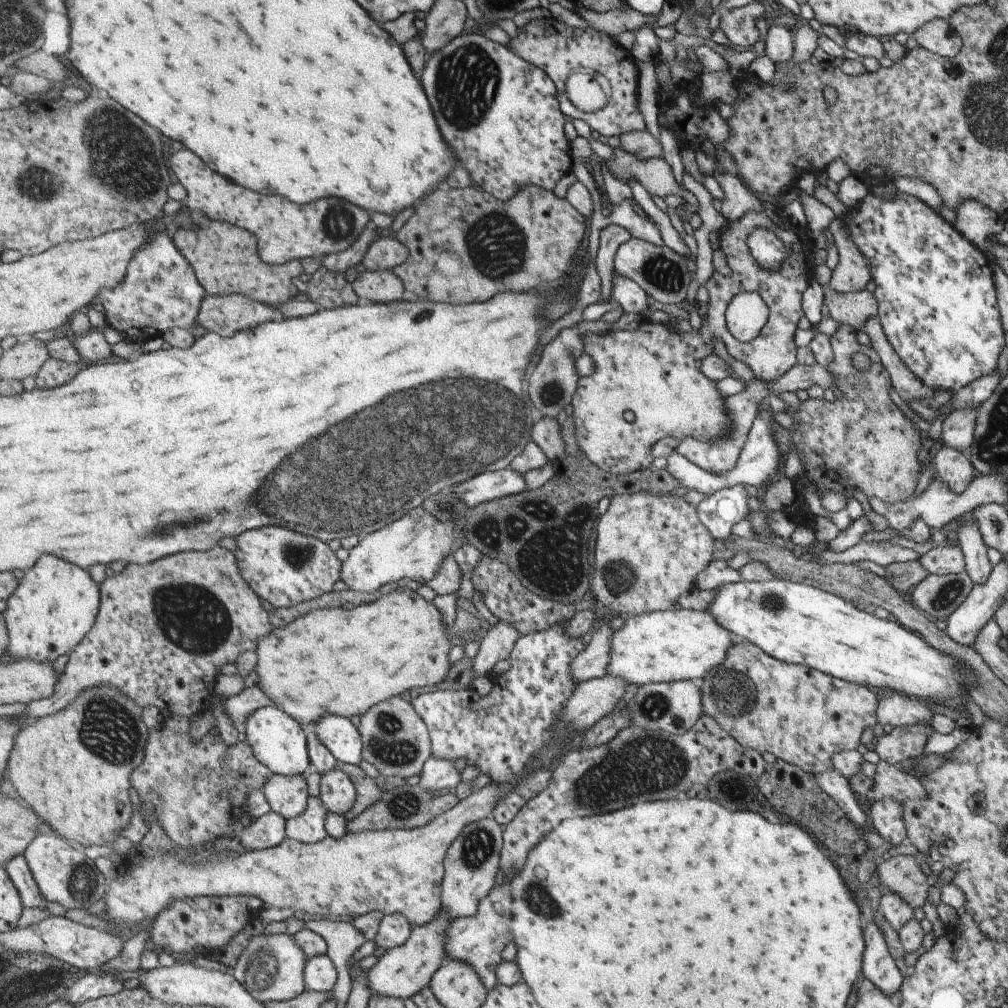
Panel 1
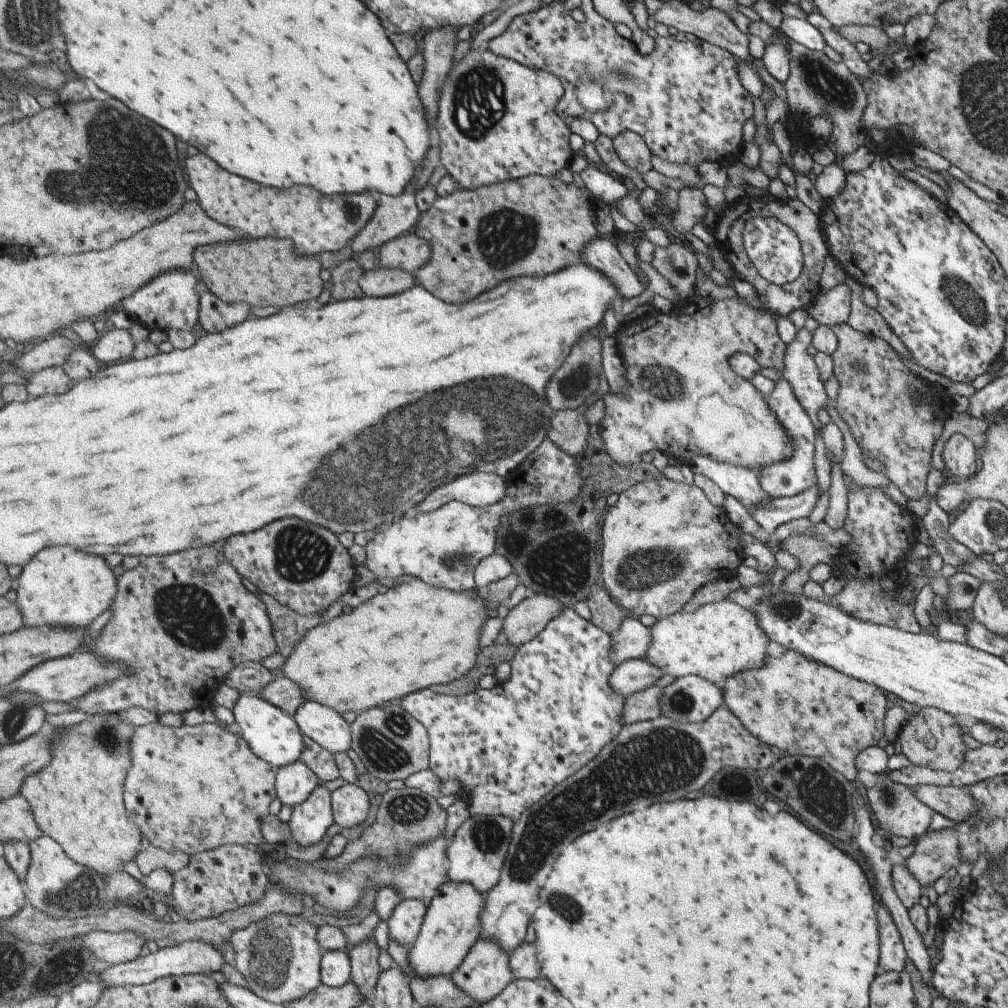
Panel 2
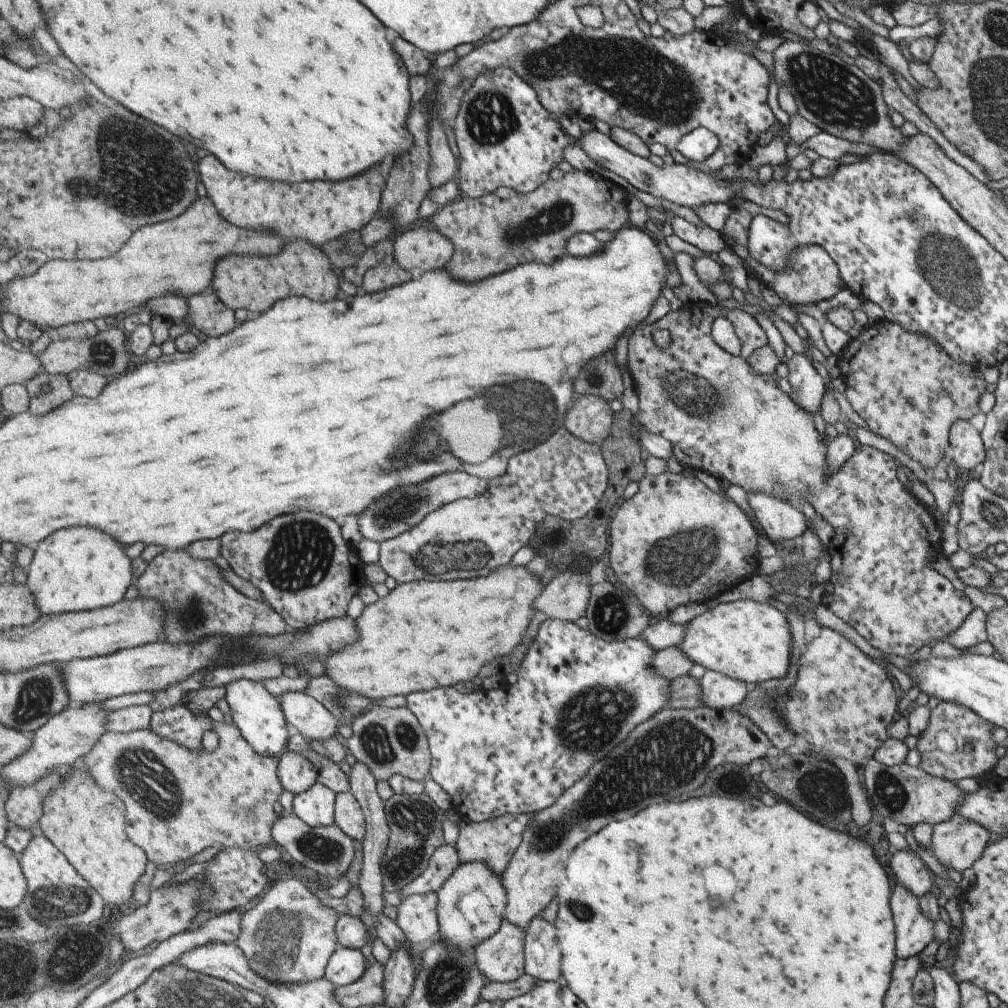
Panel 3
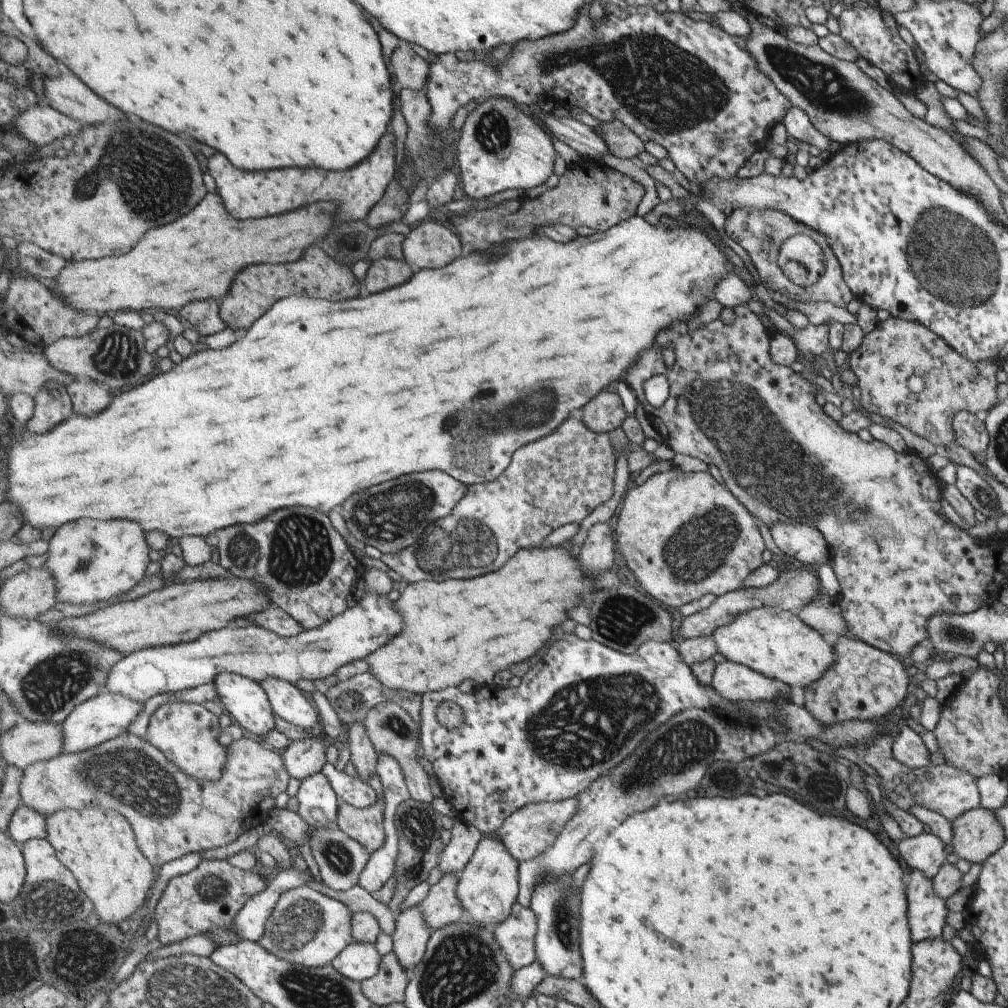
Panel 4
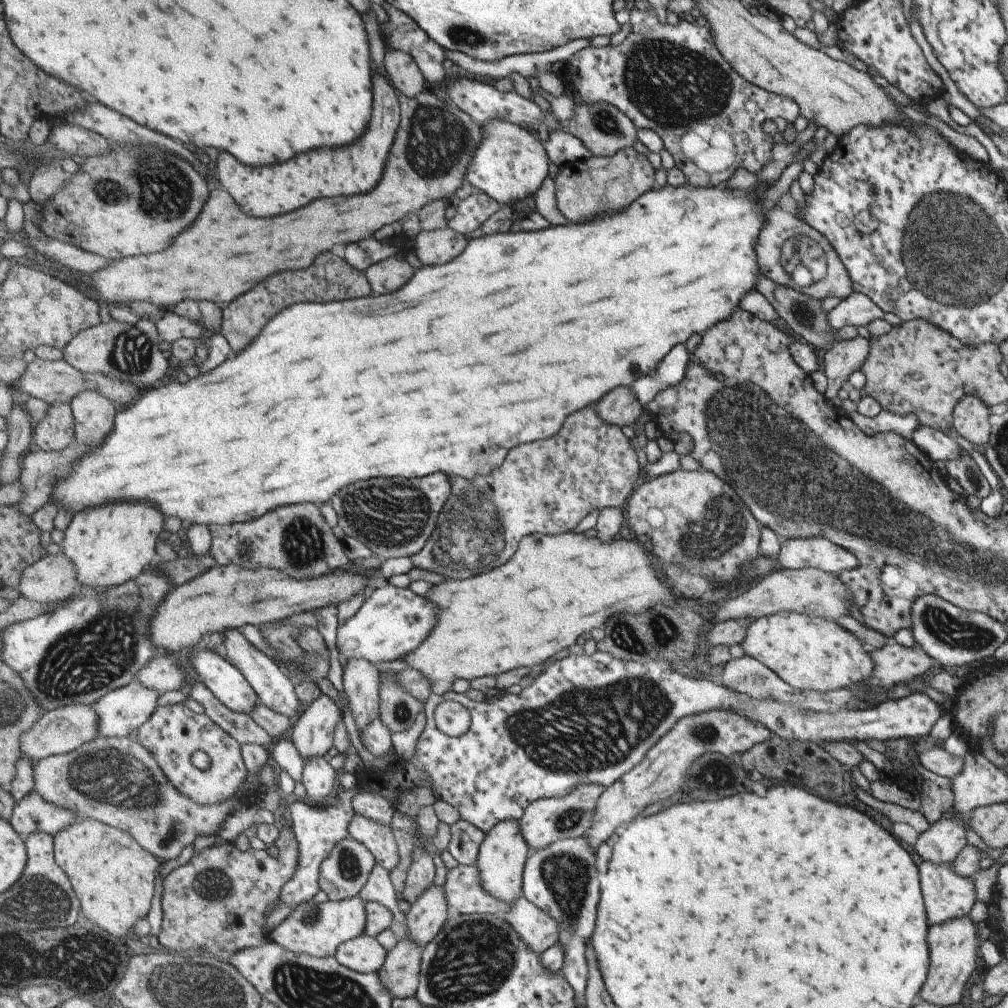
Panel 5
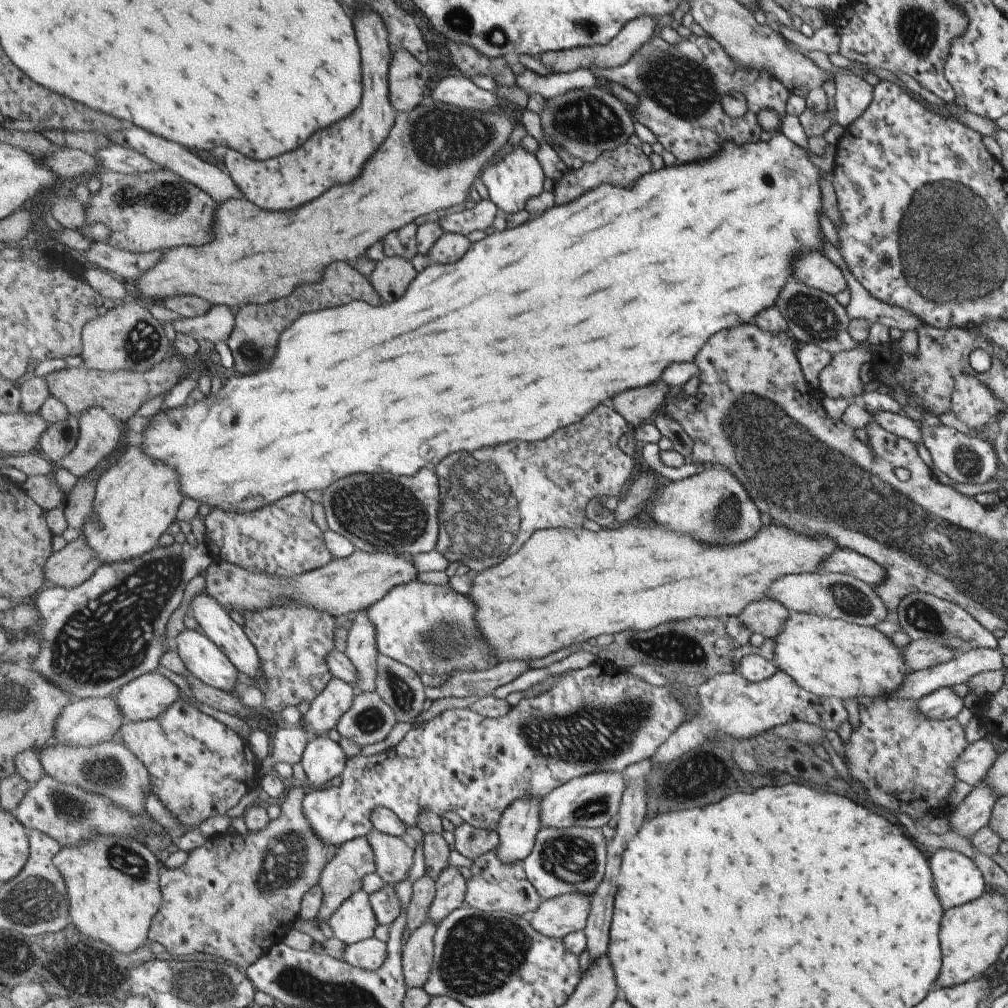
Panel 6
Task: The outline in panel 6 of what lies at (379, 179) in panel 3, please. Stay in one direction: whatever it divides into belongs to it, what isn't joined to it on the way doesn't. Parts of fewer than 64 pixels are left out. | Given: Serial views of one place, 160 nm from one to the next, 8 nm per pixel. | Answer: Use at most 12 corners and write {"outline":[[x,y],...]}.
{"outline":[[359,2],[365,98],[281,158],[237,150],[224,169],[265,210],[355,180],[388,139],[390,32]]}

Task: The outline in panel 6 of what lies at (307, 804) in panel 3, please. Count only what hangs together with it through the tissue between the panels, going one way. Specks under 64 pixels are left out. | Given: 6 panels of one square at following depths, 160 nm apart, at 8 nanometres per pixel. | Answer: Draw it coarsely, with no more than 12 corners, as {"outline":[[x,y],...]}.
{"outline":[[329,736],[312,738],[302,760],[310,786],[343,775],[349,758]]}

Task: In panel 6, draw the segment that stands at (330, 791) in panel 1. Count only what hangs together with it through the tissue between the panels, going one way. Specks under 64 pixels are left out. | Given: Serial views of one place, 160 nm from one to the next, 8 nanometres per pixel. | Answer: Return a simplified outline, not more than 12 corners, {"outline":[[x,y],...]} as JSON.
{"outline":[[367,836],[377,873],[389,885],[412,872],[415,850],[400,837]]}

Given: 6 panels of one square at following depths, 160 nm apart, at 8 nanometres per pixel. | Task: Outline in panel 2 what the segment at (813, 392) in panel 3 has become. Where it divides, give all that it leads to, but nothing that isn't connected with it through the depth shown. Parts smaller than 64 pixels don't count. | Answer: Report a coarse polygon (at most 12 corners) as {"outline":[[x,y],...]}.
{"outline":[[782,376],[763,394],[794,444],[786,461],[756,472],[772,497],[803,492],[816,477],[816,424]]}

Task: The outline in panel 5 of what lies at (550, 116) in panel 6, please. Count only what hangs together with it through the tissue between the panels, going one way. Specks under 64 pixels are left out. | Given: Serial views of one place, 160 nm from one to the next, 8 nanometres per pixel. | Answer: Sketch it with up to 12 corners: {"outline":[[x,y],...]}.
{"outline":[[575,99],[565,131],[595,156],[615,156],[637,139],[607,102]]}

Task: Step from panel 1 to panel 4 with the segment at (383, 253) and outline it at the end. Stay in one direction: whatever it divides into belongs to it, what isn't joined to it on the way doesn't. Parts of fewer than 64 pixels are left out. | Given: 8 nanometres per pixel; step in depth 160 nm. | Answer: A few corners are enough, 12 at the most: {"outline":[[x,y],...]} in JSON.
{"outline":[[441,222],[413,226],[403,244],[415,273],[461,259],[460,236]]}

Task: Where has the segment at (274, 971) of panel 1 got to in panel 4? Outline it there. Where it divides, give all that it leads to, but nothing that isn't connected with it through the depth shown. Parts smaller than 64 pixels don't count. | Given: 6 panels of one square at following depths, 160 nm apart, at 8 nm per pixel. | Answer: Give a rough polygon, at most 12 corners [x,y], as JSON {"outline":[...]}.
{"outline":[[309,885],[281,896],[257,942],[291,964],[329,966],[353,914]]}

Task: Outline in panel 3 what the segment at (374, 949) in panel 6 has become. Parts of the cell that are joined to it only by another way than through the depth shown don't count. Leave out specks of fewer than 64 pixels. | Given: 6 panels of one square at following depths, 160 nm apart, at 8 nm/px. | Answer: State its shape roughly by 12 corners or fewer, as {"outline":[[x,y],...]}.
{"outline":[[341,947],[325,977],[342,987],[363,978],[370,966],[361,949]]}

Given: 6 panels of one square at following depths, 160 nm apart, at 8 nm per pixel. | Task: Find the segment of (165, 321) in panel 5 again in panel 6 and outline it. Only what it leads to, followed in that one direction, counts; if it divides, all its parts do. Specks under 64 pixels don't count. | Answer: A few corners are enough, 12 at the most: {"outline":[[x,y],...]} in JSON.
{"outline":[[213,305],[206,315],[172,323],[176,333],[215,345],[228,341],[236,310]]}

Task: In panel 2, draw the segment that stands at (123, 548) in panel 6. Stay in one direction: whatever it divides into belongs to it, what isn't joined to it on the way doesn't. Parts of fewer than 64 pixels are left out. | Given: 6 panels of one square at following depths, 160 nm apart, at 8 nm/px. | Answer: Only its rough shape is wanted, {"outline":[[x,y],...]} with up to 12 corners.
{"outline":[[45,548],[16,587],[25,627],[84,629],[112,608],[104,556]]}

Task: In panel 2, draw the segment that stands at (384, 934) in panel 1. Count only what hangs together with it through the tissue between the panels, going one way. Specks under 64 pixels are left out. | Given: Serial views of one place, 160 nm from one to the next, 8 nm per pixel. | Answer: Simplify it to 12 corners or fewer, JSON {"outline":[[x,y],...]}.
{"outline":[[405,899],[388,920],[389,936],[413,947],[428,906]]}

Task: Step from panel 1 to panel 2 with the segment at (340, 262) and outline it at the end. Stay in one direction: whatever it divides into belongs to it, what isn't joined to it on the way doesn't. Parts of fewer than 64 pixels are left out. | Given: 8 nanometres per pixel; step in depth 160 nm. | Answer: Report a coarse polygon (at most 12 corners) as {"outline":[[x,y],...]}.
{"outline":[[417,180],[404,195],[380,194],[356,236],[353,258],[416,230]]}

